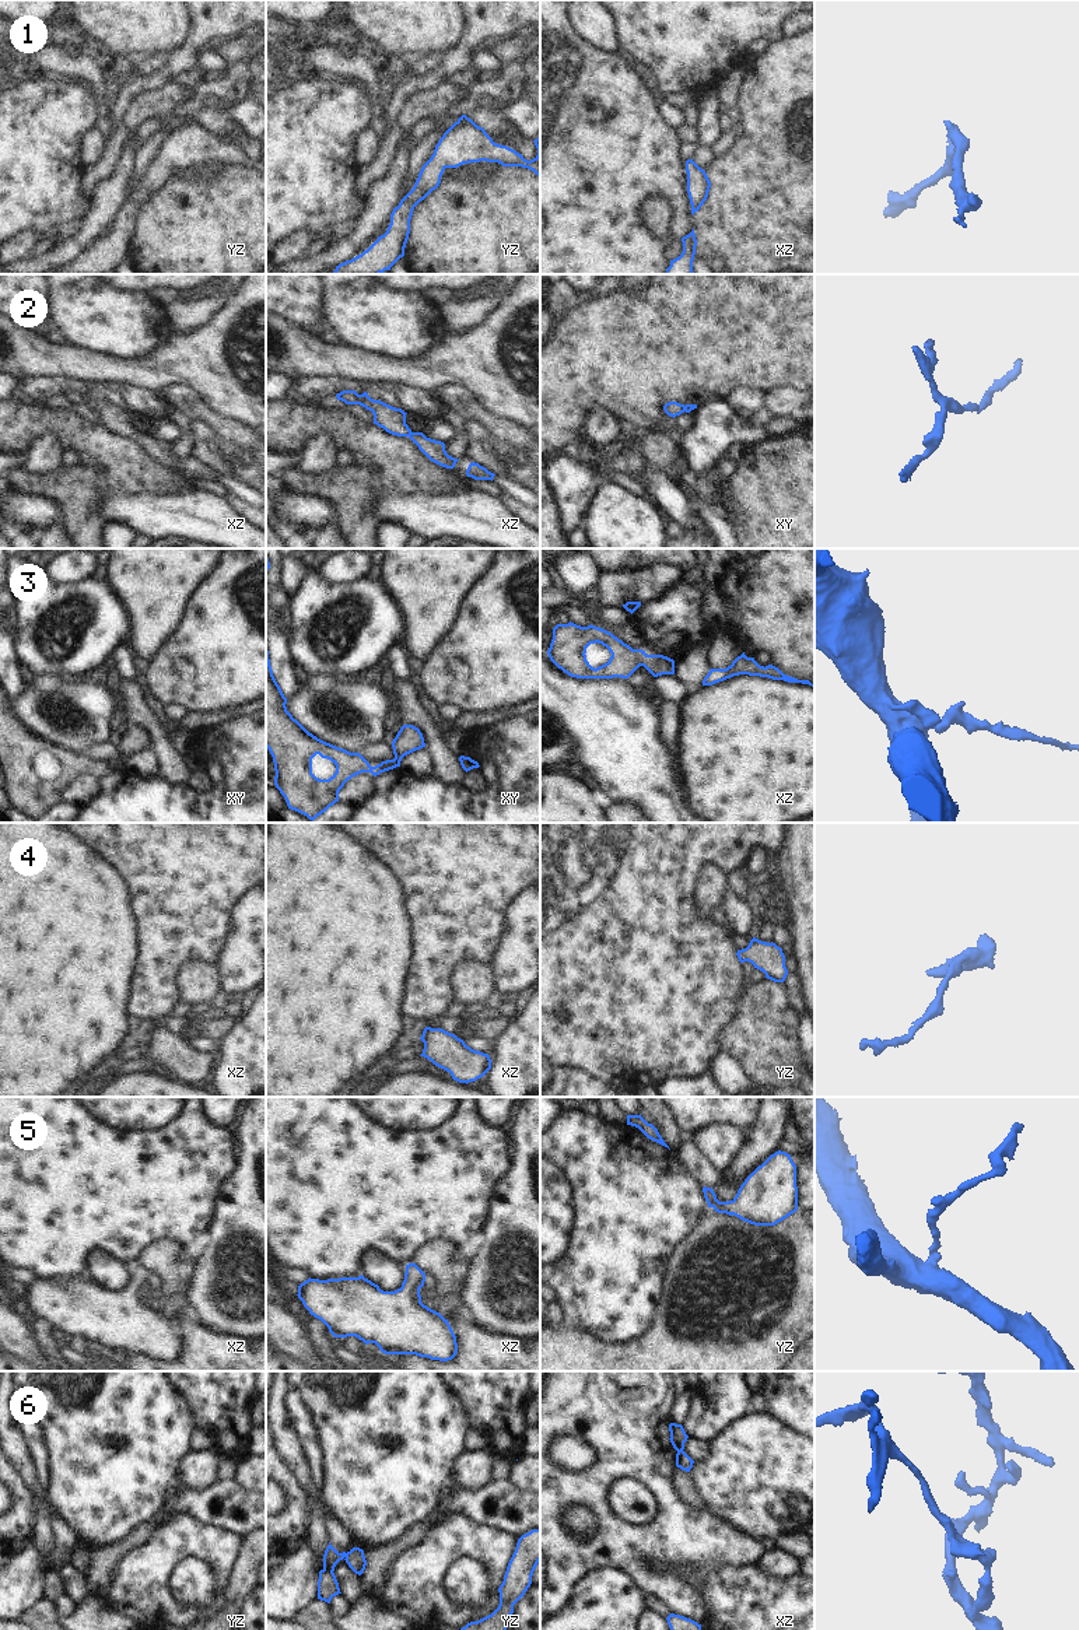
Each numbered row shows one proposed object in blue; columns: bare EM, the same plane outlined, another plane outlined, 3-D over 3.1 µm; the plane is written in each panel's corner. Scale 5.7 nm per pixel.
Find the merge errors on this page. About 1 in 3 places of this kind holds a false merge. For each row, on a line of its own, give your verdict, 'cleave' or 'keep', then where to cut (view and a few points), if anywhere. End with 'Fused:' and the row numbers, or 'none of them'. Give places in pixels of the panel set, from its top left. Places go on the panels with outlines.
1: keep; no cut
2: keep; no cut
3: keep; no cut
4: keep; no cut
5: keep; no cut
6: cleave; cut in yz along (323, 1569), (332, 1571)
Fused: 6

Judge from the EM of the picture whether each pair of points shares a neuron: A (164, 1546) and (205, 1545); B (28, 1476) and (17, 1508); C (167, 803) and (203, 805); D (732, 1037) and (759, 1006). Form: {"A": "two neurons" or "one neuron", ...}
{"A": "one neuron", "B": "two neurons", "C": "one neuron", "D": "one neuron"}

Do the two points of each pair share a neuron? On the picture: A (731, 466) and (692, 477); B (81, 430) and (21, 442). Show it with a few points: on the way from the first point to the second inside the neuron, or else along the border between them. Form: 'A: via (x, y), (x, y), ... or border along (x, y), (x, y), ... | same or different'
A: border along (699, 476), (694, 486), (686, 490) | different
B: via (66, 427), (37, 427) | same

